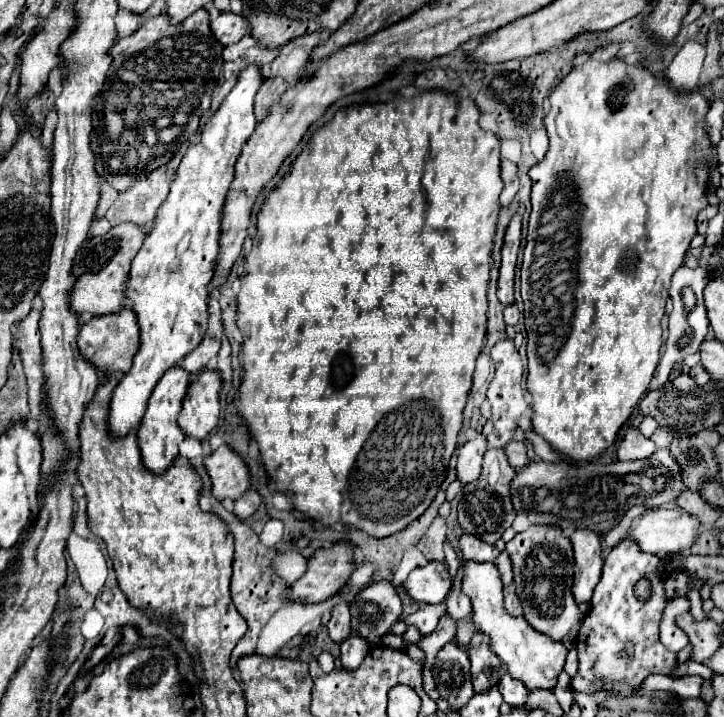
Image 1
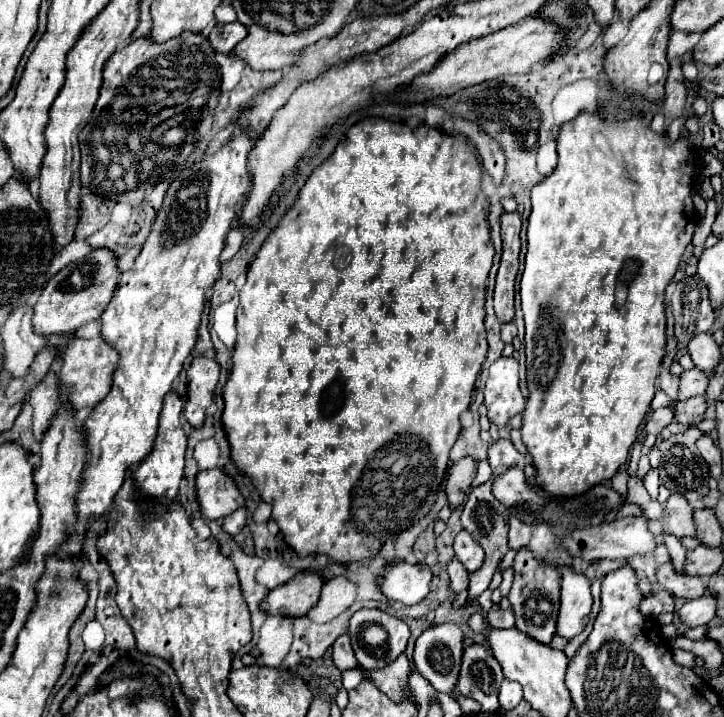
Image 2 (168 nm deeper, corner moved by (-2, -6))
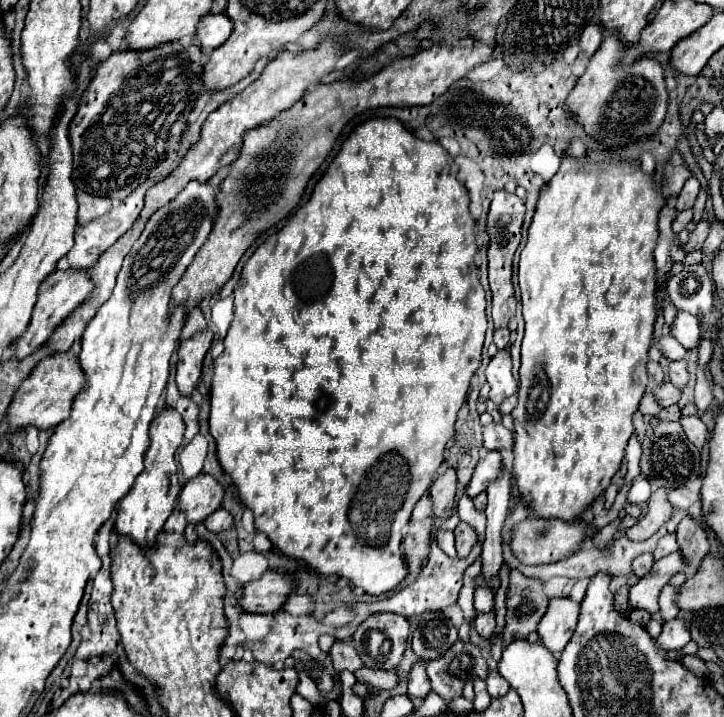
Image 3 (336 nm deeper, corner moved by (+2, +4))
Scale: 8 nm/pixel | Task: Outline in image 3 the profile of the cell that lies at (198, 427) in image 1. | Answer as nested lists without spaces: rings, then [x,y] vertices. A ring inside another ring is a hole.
[[[205,328],[205,330],[197,330],[193,336],[181,342],[177,350],[179,362],[177,362],[175,382],[183,396],[191,396],[191,392],[195,390],[201,376],[201,364],[211,346],[211,340],[213,340],[213,332],[211,328]]]

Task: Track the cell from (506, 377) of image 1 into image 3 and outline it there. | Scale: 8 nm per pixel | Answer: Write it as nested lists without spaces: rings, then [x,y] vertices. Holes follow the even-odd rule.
[[[499,350],[495,358],[489,362],[487,370],[487,382],[491,386],[489,400],[495,404],[501,404],[507,396],[513,396],[517,392],[517,380],[511,374],[511,354],[509,350]]]

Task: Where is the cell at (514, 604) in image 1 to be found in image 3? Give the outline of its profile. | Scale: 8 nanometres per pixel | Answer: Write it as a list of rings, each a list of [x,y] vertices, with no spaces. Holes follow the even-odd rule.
[[[477,614],[477,618],[475,618],[475,630],[479,632],[481,638],[489,640],[493,630],[495,630],[495,614]]]

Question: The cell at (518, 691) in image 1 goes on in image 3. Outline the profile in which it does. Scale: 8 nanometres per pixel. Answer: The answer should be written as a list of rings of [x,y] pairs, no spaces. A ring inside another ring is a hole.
[[[489,672],[485,682],[487,682],[487,692],[491,698],[501,698],[509,690],[509,682],[505,678],[501,678],[499,672]]]

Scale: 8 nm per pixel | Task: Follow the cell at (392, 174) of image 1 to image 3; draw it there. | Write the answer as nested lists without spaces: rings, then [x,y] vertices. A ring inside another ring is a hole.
[[[375,118],[375,120],[367,120],[363,124],[359,124],[351,136],[343,142],[339,154],[335,156],[335,160],[331,162],[329,170],[323,174],[323,178],[317,182],[309,202],[305,206],[301,206],[295,216],[275,234],[271,236],[263,246],[259,246],[255,250],[255,254],[247,260],[243,272],[241,272],[241,280],[235,288],[235,318],[229,326],[229,332],[223,340],[223,354],[213,362],[213,384],[211,384],[211,416],[209,416],[209,432],[215,438],[217,444],[217,460],[223,468],[225,474],[231,476],[233,484],[237,486],[239,492],[239,502],[249,508],[253,512],[255,518],[255,530],[263,532],[275,550],[279,550],[281,554],[291,554],[295,560],[303,560],[307,568],[311,568],[313,572],[321,574],[321,576],[331,576],[337,574],[339,578],[349,580],[353,586],[363,588],[367,594],[385,594],[391,588],[395,588],[405,576],[407,576],[407,568],[405,568],[405,560],[401,556],[399,544],[401,544],[401,532],[407,526],[409,518],[411,518],[411,510],[417,504],[417,500],[427,492],[427,488],[433,482],[433,476],[437,472],[437,468],[443,462],[443,450],[445,444],[453,438],[455,430],[455,418],[459,408],[463,406],[463,400],[467,398],[467,390],[469,390],[469,382],[471,376],[475,374],[477,368],[476,360],[481,358],[482,348],[485,341],[485,334],[487,330],[487,300],[485,290],[479,282],[479,274],[475,268],[475,254],[477,254],[477,244],[475,244],[475,220],[469,214],[469,194],[465,190],[465,186],[457,180],[457,164],[455,160],[447,154],[447,150],[439,144],[439,142],[423,142],[421,138],[413,136],[399,120],[395,118]]]

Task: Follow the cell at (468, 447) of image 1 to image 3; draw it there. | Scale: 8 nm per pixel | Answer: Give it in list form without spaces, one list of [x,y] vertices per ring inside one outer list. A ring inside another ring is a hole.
[[[447,470],[431,484],[429,496],[433,500],[433,518],[447,518],[451,514],[449,510],[453,508],[455,488],[457,488],[455,470]]]

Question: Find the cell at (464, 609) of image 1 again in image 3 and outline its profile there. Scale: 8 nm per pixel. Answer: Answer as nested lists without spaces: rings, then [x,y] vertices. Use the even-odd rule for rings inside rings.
[[[437,528],[437,532],[435,532],[435,538],[437,538],[437,544],[439,544],[439,548],[441,548],[441,550],[443,550],[447,556],[457,556],[457,554],[455,554],[453,532],[451,532],[451,530]]]

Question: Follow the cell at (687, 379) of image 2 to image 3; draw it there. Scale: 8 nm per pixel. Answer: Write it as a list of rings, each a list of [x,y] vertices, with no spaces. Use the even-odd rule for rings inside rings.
[[[681,360],[681,362],[671,362],[669,364],[669,382],[677,388],[683,388],[687,384],[687,362]]]

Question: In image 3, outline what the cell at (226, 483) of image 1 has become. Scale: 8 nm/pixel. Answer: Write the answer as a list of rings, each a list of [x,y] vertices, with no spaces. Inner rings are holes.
[[[199,474],[181,490],[179,508],[185,512],[189,524],[199,524],[221,506],[221,500],[223,488],[219,482],[209,474]]]

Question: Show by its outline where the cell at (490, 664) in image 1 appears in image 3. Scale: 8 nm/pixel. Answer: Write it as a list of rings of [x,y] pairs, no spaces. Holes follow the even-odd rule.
[[[457,640],[441,658],[429,662],[429,680],[431,690],[447,700],[461,696],[461,688],[467,680],[485,678],[487,664],[481,656],[481,650],[475,644],[465,644]]]

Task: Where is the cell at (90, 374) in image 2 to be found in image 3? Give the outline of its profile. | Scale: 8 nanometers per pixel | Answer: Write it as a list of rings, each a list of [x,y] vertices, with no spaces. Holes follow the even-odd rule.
[[[51,354],[43,358],[33,374],[25,378],[25,382],[19,386],[17,394],[13,396],[13,402],[7,410],[7,430],[17,432],[25,430],[27,426],[35,426],[37,430],[49,430],[61,424],[69,418],[71,402],[77,396],[77,392],[83,388],[85,376],[81,372],[81,366],[77,364],[77,358],[69,360],[69,354]]]

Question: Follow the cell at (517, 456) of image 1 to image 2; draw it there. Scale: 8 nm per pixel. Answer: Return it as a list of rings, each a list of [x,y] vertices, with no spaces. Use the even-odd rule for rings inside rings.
[[[497,440],[489,446],[489,464],[493,470],[507,470],[511,466],[517,466],[519,460],[523,460],[523,454],[519,454],[511,440]]]

